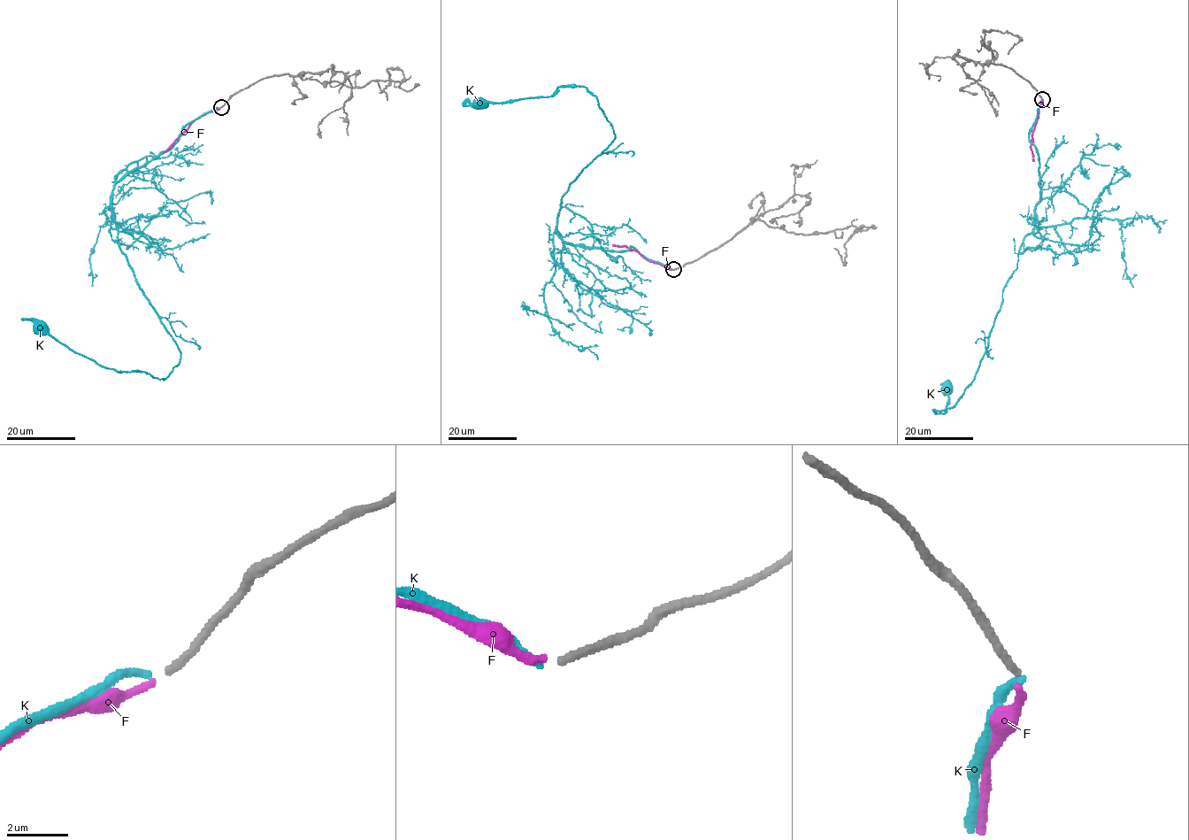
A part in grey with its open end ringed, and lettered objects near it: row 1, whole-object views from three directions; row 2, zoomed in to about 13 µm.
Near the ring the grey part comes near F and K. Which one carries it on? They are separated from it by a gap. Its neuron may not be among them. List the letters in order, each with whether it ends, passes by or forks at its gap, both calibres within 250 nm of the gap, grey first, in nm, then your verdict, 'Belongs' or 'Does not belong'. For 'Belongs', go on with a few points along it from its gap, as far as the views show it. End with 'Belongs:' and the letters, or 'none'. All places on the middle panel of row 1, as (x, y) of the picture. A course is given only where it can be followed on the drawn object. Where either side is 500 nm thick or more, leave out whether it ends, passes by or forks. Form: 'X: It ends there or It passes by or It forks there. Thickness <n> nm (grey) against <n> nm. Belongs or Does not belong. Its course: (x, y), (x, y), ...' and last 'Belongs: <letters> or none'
F: It ends there. Thickness 280 nm (grey) against 240 nm. Does not belong
K: It ends there. Thickness 280 nm (grey) against 280 nm. Belongs. Its course: (671, 269), (632, 246), (567, 243), (556, 229), (571, 181), (615, 136), (586, 88), (479, 103)
Belongs: K

